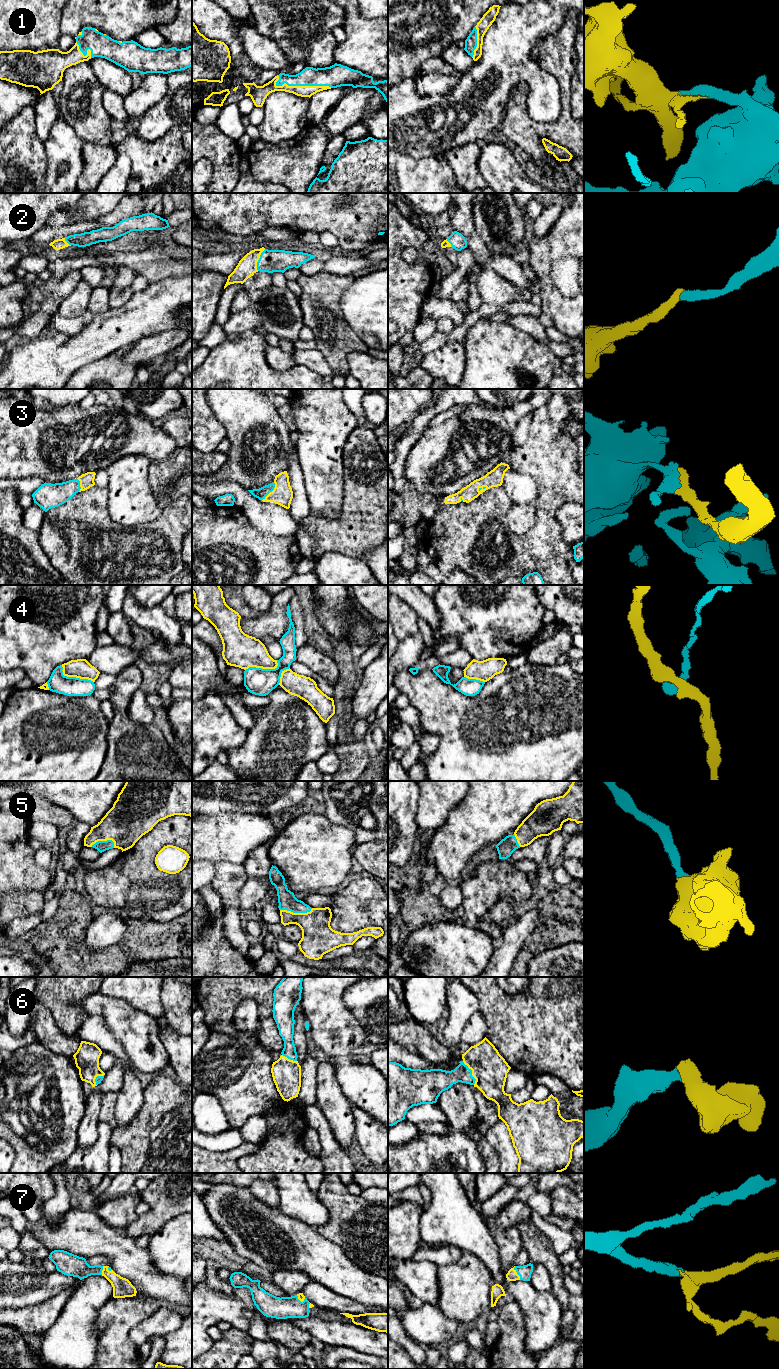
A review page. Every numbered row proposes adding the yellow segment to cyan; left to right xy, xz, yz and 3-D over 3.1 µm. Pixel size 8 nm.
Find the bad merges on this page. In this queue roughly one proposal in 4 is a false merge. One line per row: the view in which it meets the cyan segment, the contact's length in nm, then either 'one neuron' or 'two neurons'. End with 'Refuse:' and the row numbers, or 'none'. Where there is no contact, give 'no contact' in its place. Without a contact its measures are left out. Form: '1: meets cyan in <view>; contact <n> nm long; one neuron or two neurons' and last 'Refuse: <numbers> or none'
1: meets cyan in xz; contact 460 nm long; one neuron
2: meets cyan in xz; contact 190 nm long; one neuron
3: meets cyan in xz; contact 190 nm long; one neuron
4: meets cyan in xy; contact 300 nm long; two neurons
5: meets cyan in xz; contact 260 nm long; one neuron
6: meets cyan in yz; contact 220 nm long; one neuron
7: meets cyan in yz; contact 120 nm long; one neuron
Refuse: 4

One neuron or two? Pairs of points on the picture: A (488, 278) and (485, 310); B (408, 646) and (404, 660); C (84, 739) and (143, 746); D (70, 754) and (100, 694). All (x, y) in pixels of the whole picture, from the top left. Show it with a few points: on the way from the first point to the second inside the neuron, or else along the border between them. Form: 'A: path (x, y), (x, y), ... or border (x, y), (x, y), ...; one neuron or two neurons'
A: border (482, 302), (494, 305), (498, 309); two neurons
B: path (408, 649), (408, 654), (405, 657); one neuron
C: border (109, 720), (106, 736), (106, 755), (101, 765); two neurons
D: border (91, 694), (100, 702); two neurons

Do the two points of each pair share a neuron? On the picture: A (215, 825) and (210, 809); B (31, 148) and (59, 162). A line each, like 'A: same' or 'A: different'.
A: different
B: different

